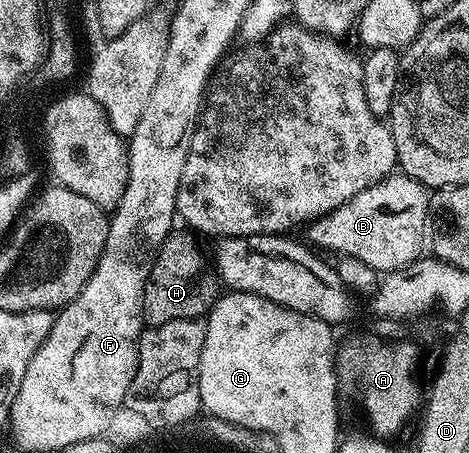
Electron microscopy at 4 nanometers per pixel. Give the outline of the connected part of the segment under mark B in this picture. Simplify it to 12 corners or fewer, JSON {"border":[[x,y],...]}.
{"border":[[384,178],[308,223],[308,241],[378,272],[426,249],[429,200]]}

